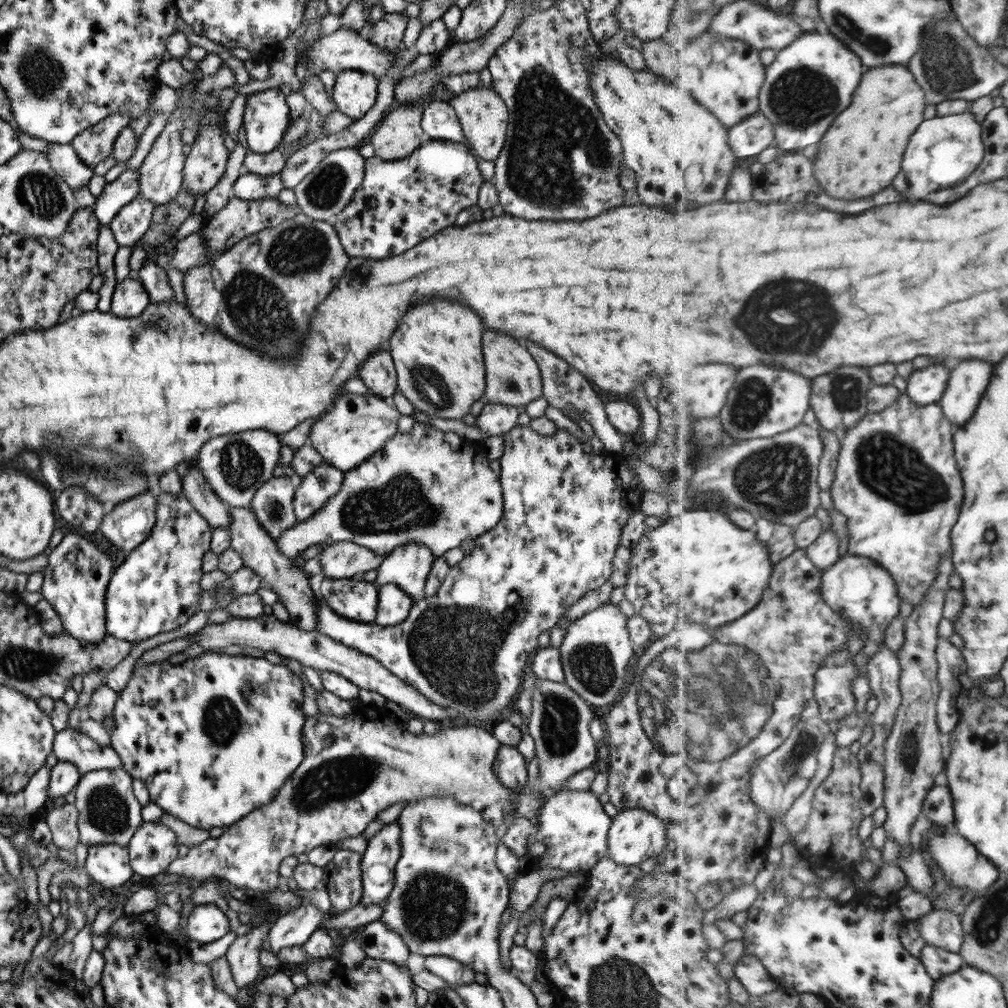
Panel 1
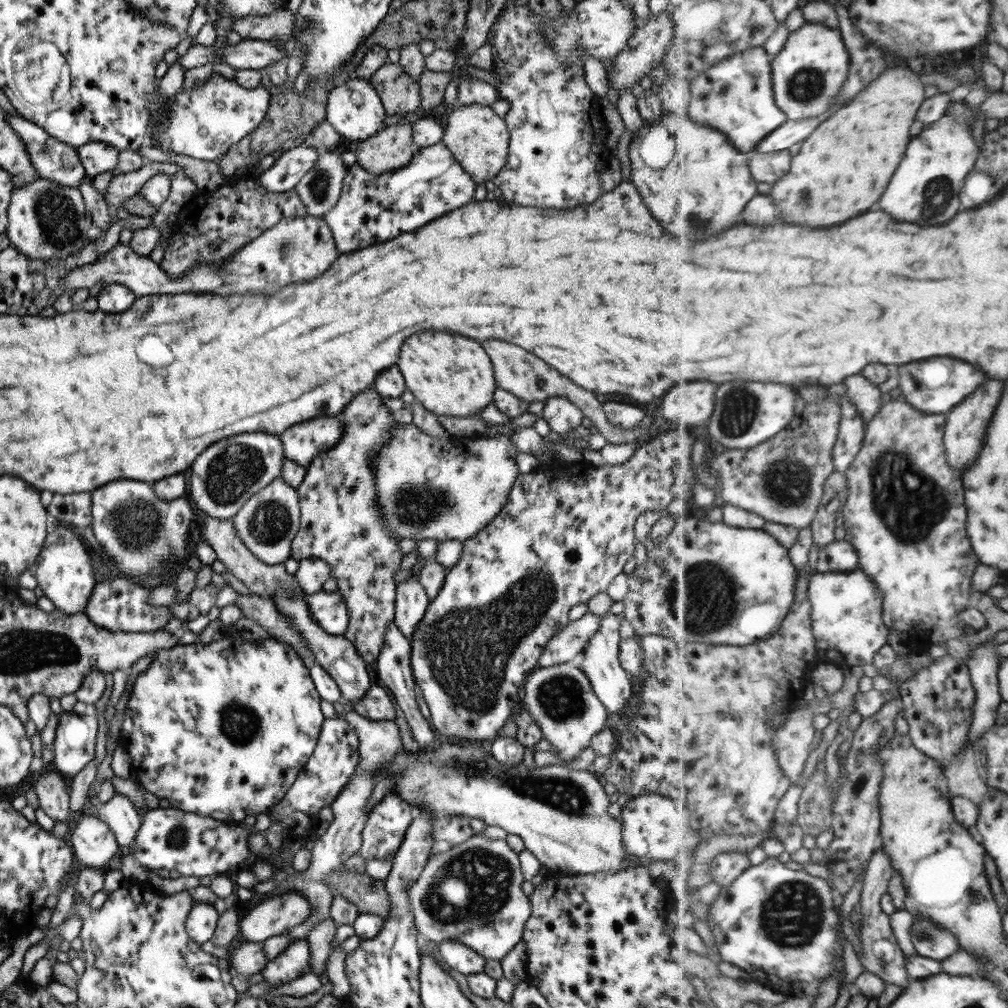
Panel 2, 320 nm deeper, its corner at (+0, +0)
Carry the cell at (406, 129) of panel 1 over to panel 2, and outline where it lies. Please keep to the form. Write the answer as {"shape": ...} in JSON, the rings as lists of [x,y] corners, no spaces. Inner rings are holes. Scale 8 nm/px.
{"shape":[[[401,121],[360,141],[353,151],[356,163],[374,176],[405,166],[418,149],[412,141],[410,125]]]}

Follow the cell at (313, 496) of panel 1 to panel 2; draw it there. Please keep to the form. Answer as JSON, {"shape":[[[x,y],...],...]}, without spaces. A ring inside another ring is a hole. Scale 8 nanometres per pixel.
{"shape":[[[372,387],[359,391],[337,415],[342,424],[341,440],[317,454],[307,466],[301,482],[294,488],[300,508],[300,525],[290,542],[290,556],[296,561],[304,558],[319,559],[329,565],[329,576],[335,578],[336,592],[344,602],[348,623],[343,636],[355,647],[359,658],[367,664],[376,662],[383,644],[388,624],[394,617],[395,572],[401,564],[402,553],[398,538],[386,527],[386,522],[376,503],[375,471],[369,467],[369,451],[385,443],[390,436],[388,429],[396,422],[397,413],[390,413],[382,399]]]}

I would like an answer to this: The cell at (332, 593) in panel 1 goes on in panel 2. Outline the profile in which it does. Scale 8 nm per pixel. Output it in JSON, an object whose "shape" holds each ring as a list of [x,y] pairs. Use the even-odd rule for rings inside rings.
{"shape":[[[321,590],[307,596],[306,604],[311,618],[329,634],[342,635],[348,623],[348,614],[337,592]]]}

